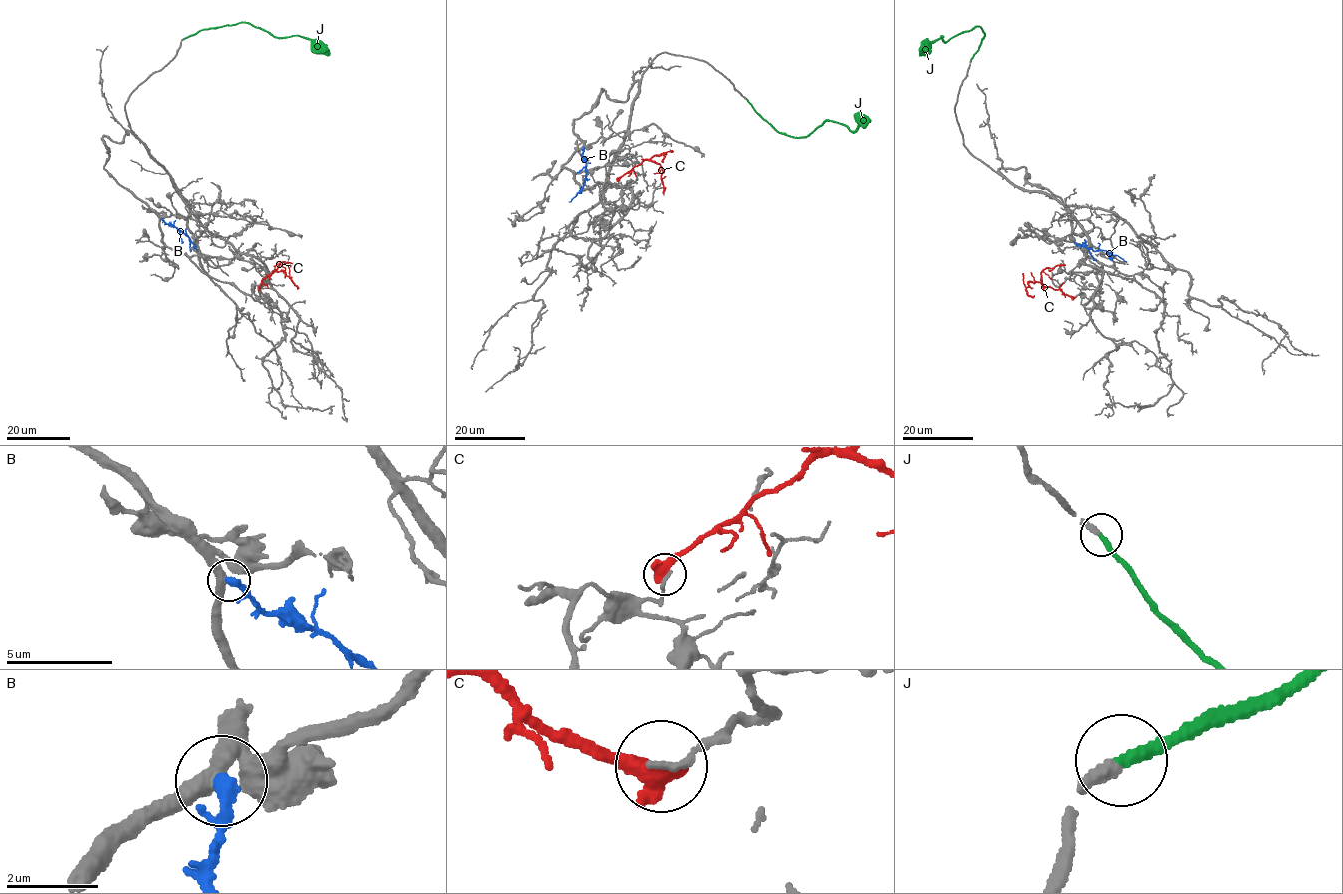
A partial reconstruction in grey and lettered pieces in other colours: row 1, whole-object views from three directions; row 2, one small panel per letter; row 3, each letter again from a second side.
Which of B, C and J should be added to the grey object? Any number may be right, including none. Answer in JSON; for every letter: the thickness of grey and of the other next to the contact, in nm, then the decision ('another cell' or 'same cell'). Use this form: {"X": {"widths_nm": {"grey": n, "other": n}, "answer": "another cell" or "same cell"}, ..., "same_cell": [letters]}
{"B": {"widths_nm": {"grey": 400, "other": 320}, "answer": "another cell"}, "C": {"widths_nm": {"grey": 160, "other": 550}, "answer": "another cell"}, "J": {"widths_nm": {"grey": 260, "other": 280}, "answer": "same cell"}, "same_cell": ["J"]}

